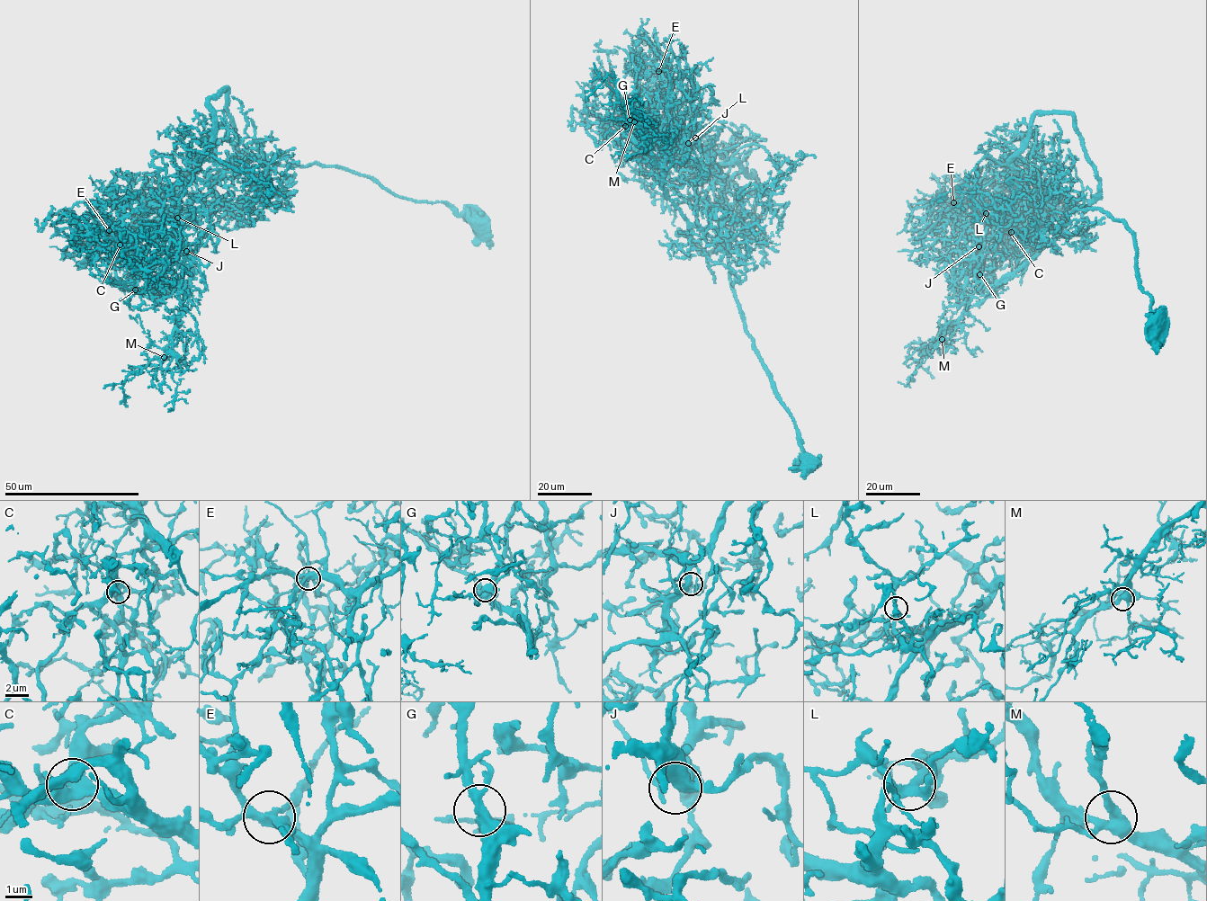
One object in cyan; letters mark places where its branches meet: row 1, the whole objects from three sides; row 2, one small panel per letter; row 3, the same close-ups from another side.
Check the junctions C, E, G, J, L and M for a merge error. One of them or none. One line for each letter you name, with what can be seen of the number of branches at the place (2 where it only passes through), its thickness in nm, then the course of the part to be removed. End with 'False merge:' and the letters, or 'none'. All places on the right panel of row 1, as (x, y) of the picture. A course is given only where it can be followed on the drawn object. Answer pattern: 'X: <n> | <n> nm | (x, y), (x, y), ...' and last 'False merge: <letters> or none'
False merge: none

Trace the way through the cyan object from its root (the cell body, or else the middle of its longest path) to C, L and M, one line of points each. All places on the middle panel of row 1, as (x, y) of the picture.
C: (808, 463), (796, 425), (746, 332), (728, 252), (701, 227), (693, 209), (632, 131), (639, 132), (625, 126)
L: (808, 463), (746, 332), (718, 222), (681, 157), (677, 147), (695, 138)
M: (808, 463), (796, 425), (746, 332), (728, 254), (668, 197), (645, 129), (634, 121)

